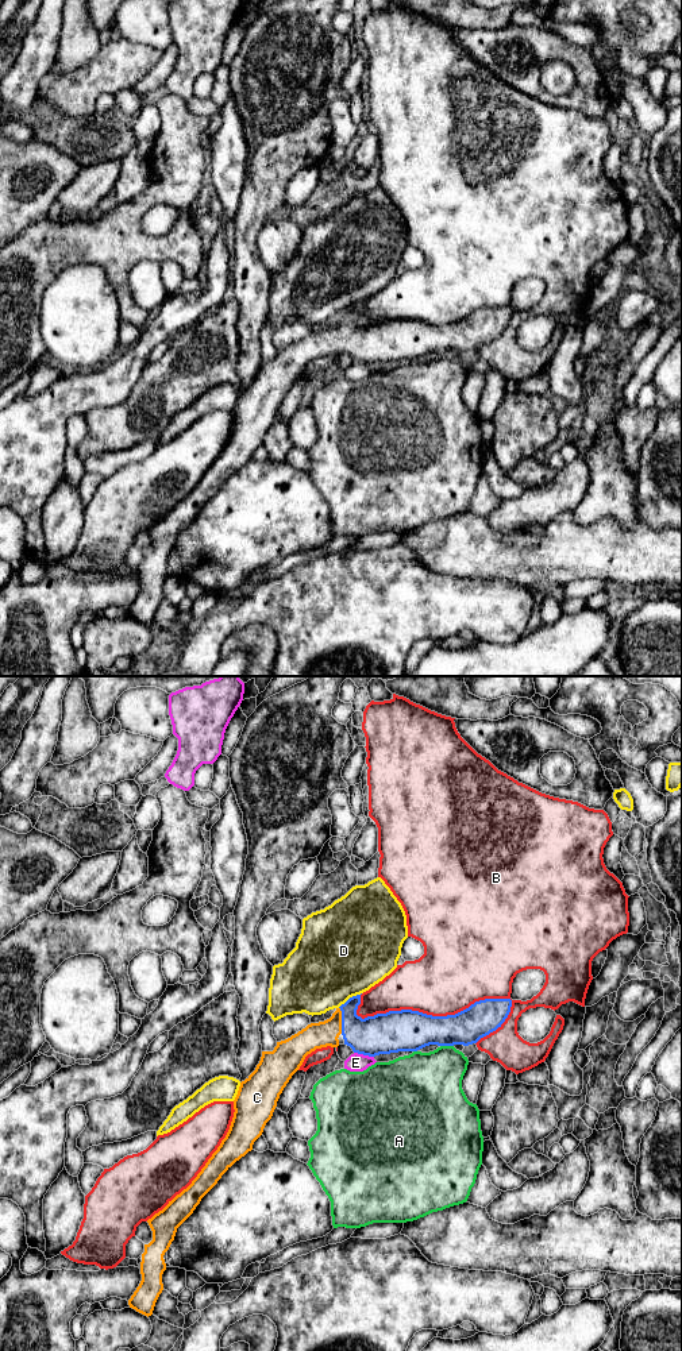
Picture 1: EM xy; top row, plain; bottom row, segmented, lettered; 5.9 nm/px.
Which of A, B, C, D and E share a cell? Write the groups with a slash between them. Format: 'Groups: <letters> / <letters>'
Groups: A / B / C / D / E

